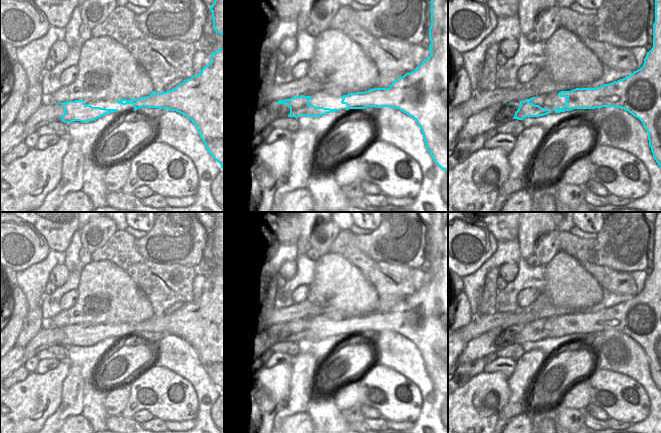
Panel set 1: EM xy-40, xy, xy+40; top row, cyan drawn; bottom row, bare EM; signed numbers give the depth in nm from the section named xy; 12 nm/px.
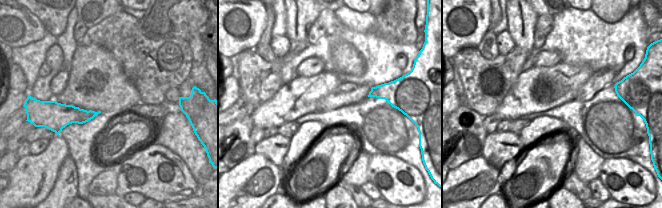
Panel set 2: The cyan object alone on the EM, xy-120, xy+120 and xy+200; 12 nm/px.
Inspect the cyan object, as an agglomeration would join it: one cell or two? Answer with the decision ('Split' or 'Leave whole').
Leave whole.

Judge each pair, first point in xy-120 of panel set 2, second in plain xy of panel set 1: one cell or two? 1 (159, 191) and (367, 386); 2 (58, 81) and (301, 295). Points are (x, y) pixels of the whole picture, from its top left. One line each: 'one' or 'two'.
1: one
2: one

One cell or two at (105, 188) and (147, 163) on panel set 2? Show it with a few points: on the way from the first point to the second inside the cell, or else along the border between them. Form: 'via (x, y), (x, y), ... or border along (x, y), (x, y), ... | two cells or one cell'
border along (113, 166), (117, 172), (115, 193) | two cells

